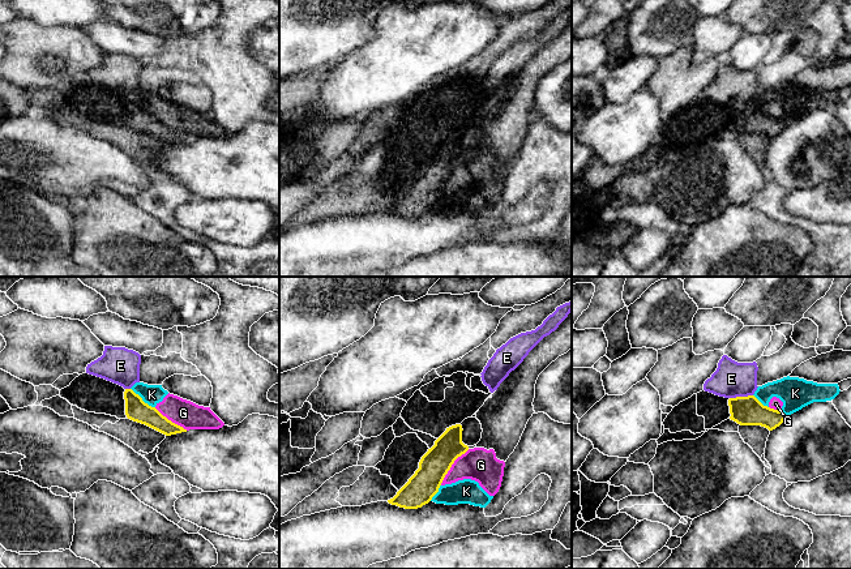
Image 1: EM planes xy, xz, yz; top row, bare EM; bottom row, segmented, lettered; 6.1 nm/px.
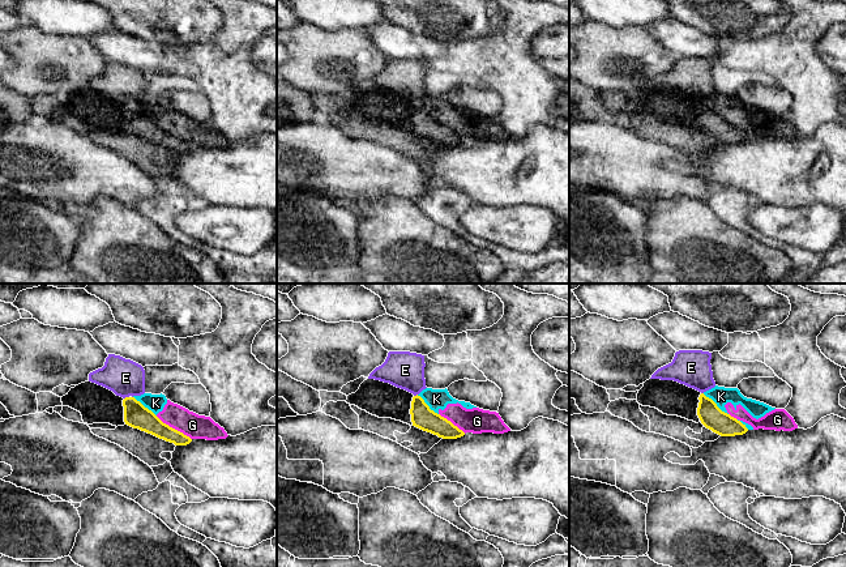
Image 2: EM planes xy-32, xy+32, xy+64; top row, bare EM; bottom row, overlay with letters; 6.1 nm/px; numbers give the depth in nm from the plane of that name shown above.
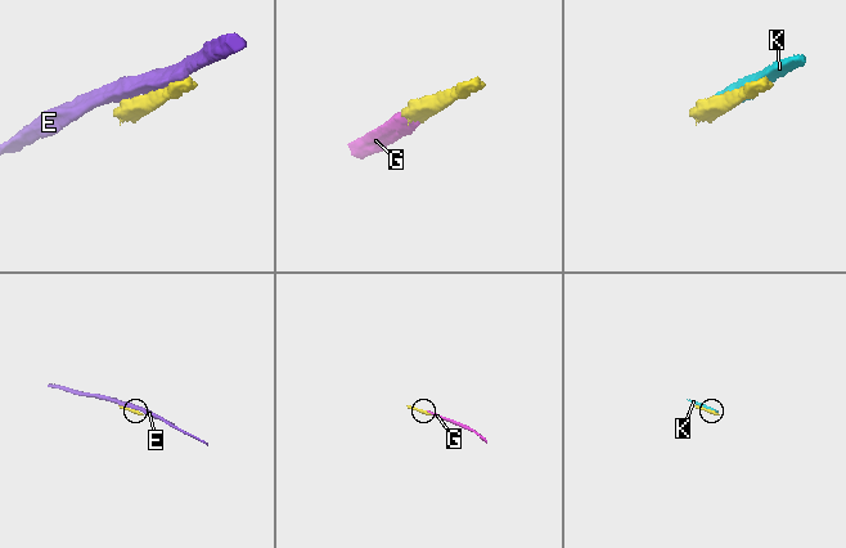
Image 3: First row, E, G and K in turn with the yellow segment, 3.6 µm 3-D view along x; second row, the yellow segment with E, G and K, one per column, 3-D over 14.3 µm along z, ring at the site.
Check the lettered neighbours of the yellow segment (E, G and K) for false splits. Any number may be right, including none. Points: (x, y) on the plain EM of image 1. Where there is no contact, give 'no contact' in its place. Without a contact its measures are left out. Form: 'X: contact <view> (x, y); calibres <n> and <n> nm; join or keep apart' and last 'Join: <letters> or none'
E: contact yz (740, 105); calibres 180 and 220 nm; keep apart
G: contact xz (450, 174); calibres 180 and 200 nm; keep apart
K: contact xy (141, 107); calibres 140 and 130 nm; keep apart
Join: none

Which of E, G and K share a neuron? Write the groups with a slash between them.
E / G K

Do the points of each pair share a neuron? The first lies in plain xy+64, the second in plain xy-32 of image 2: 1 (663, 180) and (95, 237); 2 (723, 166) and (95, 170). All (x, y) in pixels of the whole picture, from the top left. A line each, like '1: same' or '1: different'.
1: different
2: different

